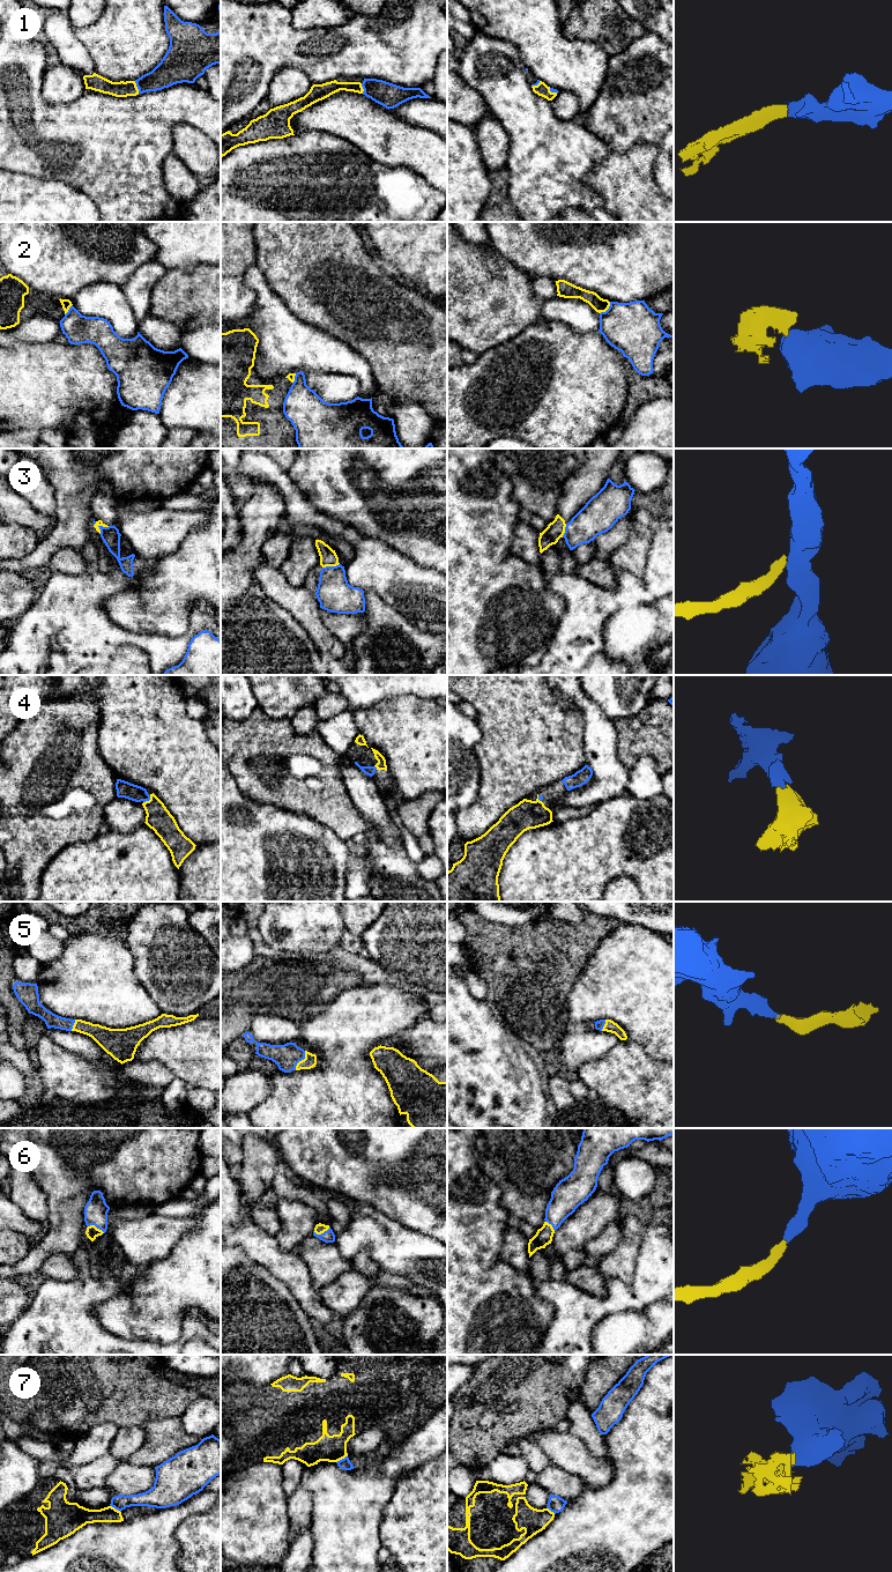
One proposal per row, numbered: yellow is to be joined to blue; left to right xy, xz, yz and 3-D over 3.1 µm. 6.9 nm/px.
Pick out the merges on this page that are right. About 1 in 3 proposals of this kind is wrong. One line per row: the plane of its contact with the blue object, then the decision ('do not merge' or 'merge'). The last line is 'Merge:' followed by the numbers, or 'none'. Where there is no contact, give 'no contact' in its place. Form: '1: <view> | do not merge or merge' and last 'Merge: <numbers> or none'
1: xy | merge
2: yz | do not merge
3: xy | do not merge
4: xy | merge
5: xz | merge
6: xy | merge
7: xy | do not merge
Merge: 1, 4, 5, 6

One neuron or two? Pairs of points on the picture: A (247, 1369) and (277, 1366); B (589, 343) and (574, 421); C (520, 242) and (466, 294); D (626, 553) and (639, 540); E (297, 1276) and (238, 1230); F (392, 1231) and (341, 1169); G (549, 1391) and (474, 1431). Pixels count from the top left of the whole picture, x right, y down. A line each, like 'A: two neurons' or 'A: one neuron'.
A: one neuron
B: one neuron
C: two neurons
D: one neuron
E: one neuron
F: two neurons
G: one neuron

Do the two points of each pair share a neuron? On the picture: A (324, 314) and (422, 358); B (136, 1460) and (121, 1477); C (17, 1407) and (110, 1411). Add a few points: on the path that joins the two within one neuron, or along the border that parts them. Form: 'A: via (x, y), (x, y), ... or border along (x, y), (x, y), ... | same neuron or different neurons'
A: via (348, 316), (365, 328), (387, 328), (398, 339) | same neuron
B: border along (126, 1461), (133, 1465), (154, 1467) | different neurons
C: via (41, 1402), (87, 1402) | same neuron

